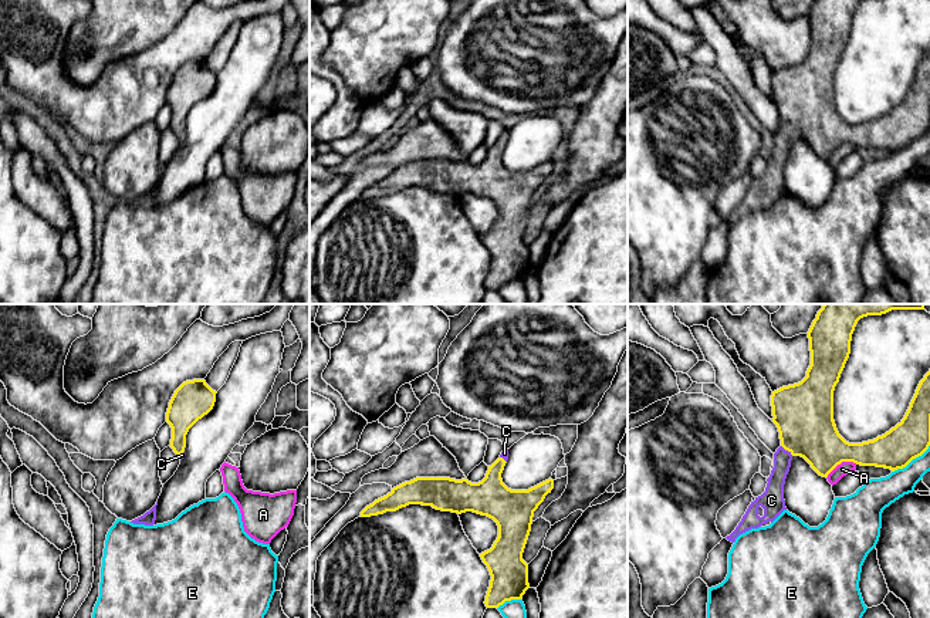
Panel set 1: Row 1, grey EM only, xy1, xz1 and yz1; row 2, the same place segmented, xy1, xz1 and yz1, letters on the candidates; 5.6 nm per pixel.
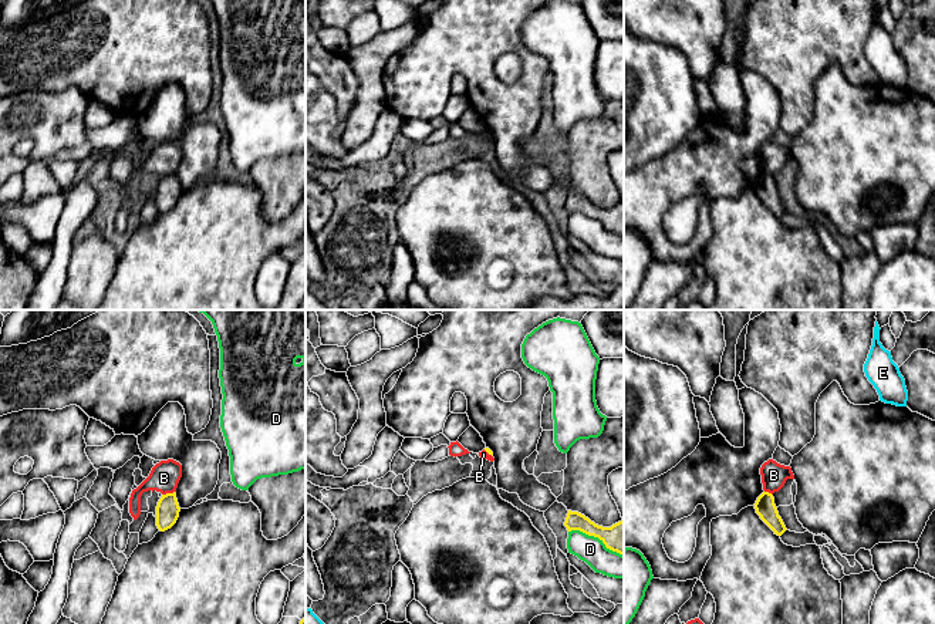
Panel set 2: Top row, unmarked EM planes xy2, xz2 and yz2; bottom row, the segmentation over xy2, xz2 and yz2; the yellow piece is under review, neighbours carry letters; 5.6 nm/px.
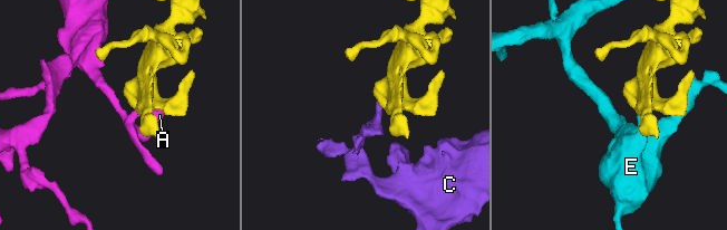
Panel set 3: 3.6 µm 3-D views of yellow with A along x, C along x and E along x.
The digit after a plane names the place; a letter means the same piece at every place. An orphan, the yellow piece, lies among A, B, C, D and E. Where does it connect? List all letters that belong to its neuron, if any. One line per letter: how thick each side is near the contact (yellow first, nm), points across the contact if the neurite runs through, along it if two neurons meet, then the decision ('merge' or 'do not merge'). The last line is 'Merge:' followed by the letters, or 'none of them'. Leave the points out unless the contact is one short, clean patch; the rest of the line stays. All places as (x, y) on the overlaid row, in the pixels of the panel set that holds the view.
A: 300 nm thick on the yellow side, 70 nm on the other; do not merge
B: 130 nm thick on the yellow side, 170 nm on the other; border along xy2 (174, 491), (162, 495); do not merge
C: 340 nm thick on the yellow side, 110 nm on the other; runs through yz1 (802, 412), (802, 434), (787, 449), (774, 490); merge
D: 180 nm thick on the yellow side, 150 nm on the other; do not merge
E: 220 nm thick on the yellow side, 170 nm on the other; do not merge
Merge: C

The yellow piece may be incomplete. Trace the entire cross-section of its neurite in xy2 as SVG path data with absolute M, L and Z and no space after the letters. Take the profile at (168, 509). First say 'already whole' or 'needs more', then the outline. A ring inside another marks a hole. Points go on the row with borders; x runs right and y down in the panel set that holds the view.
already whole | M166 493L158 502L156 506L156 526L161 532L171 529L179 517L179 503L176 493Z

